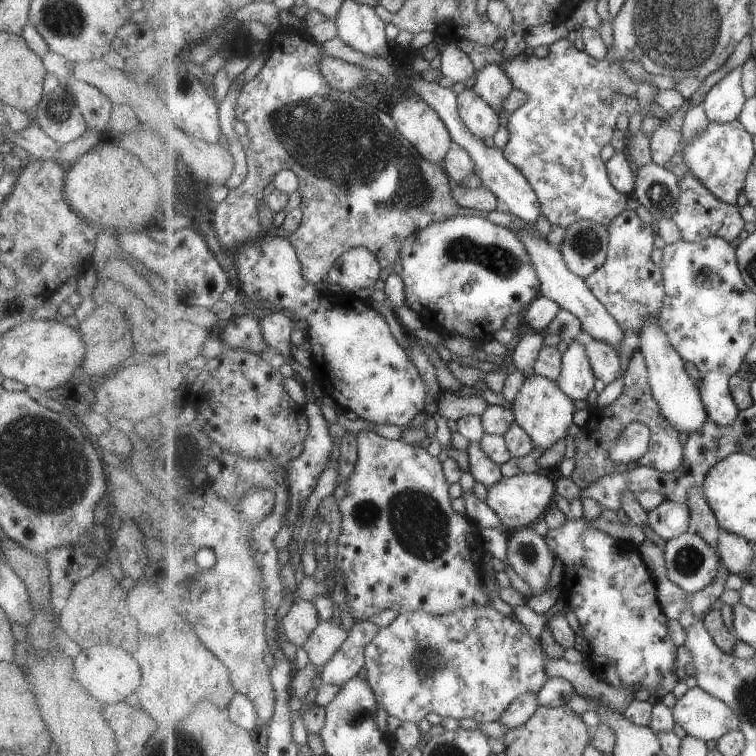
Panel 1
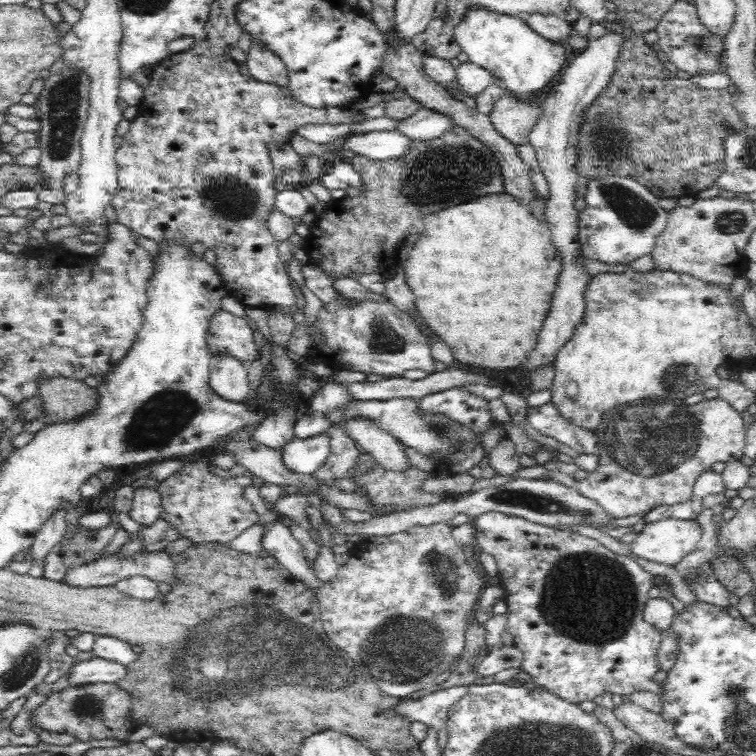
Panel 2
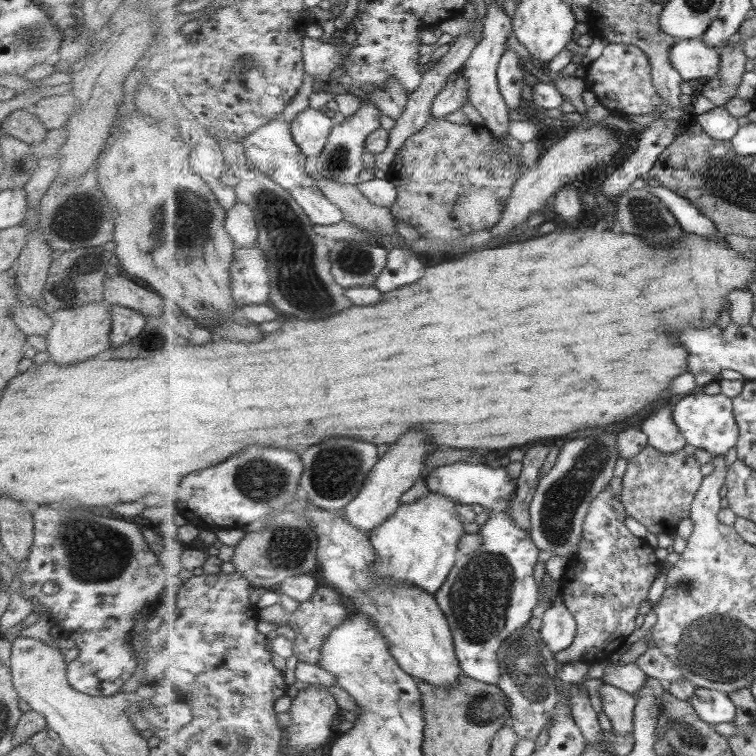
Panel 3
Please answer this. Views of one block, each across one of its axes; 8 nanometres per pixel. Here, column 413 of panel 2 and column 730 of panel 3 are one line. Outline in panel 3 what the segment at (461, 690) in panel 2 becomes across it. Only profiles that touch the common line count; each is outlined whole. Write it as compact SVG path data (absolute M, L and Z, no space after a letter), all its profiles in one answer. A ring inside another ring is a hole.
M696 687L688 701L709 725L732 722L737 714L737 706L726 692Z

